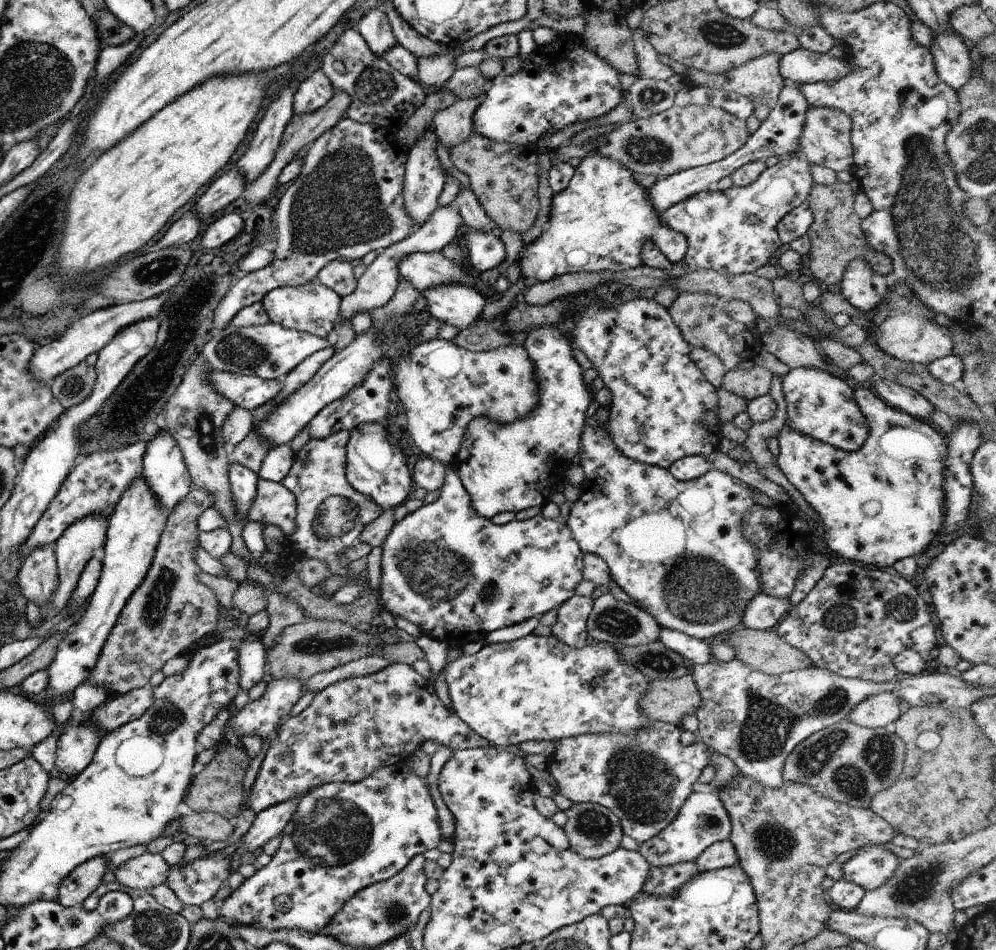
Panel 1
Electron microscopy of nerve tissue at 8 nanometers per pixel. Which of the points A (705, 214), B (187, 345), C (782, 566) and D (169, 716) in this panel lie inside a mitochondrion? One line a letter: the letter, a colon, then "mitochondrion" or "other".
A: mitochondrion
B: other
C: other
D: mitochondrion

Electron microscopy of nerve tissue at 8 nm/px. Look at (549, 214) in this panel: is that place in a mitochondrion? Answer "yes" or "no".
no

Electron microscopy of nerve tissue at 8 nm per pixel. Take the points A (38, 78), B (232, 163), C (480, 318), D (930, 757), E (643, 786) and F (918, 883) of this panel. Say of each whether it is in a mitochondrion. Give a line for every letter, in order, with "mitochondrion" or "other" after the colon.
A: mitochondrion
B: other
C: other
D: other
E: mitochondrion
F: mitochondrion

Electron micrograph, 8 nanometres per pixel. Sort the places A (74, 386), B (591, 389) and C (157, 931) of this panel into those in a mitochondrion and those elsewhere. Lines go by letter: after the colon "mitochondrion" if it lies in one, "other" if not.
A: mitochondrion
B: other
C: mitochondrion

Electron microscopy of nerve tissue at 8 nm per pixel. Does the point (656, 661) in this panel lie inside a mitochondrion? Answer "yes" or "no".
yes

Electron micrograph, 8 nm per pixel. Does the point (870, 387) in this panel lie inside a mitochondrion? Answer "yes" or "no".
no

